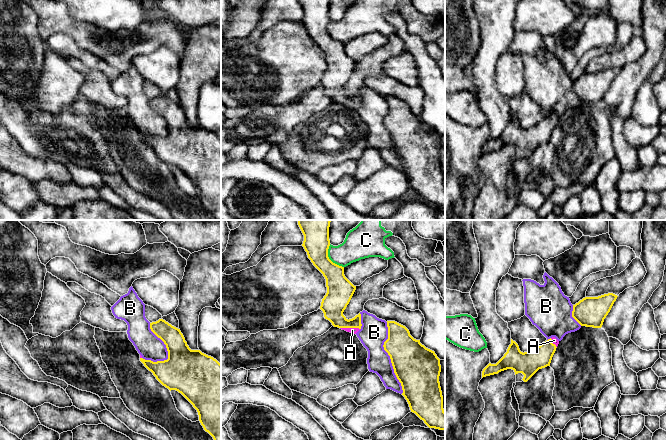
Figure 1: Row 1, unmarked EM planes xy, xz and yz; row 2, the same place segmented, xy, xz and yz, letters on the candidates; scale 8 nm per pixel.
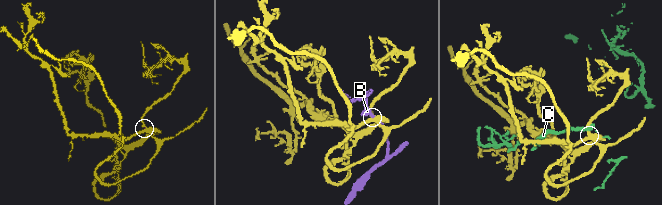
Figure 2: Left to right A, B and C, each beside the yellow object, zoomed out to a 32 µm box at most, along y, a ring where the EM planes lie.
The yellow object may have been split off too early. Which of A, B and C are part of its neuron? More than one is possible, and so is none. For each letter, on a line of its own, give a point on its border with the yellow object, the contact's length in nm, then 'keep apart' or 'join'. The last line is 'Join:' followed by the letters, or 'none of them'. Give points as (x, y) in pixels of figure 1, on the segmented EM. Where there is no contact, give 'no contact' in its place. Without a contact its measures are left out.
A: meets yellow in xz at (350, 327); contact 160 nm long; join
B: meets yellow in xz at (390, 358); contact 600 nm long; keep apart
C: meets yellow in xz at (328, 258); contact 220 nm long; keep apart
Join: A

